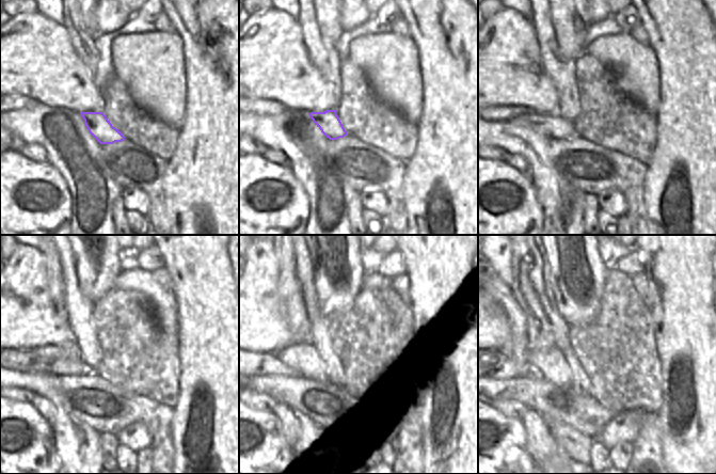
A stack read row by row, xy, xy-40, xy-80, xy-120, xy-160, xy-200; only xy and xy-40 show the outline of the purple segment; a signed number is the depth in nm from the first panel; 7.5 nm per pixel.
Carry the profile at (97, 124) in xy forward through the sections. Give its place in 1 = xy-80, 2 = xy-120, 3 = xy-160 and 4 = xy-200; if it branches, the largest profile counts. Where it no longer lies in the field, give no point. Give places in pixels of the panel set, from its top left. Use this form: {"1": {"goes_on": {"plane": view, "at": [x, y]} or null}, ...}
{"1": {"goes_on": {"plane": "xy-80", "at": [553, 125]}}, "2": {"goes_on": {"plane": "xy-120", "at": [48, 359]}}, "3": {"goes_on": {"plane": "xy-160", "at": [284, 362]}}, "4": {"goes_on": {"plane": "xy-200", "at": [499, 365]}}}

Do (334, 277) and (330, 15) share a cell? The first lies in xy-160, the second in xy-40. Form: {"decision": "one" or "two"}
{"decision": "one"}

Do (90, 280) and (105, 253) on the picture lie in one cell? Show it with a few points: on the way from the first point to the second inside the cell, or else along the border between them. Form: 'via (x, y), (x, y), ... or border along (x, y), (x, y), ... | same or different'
via (96, 273), (98, 259) | same

